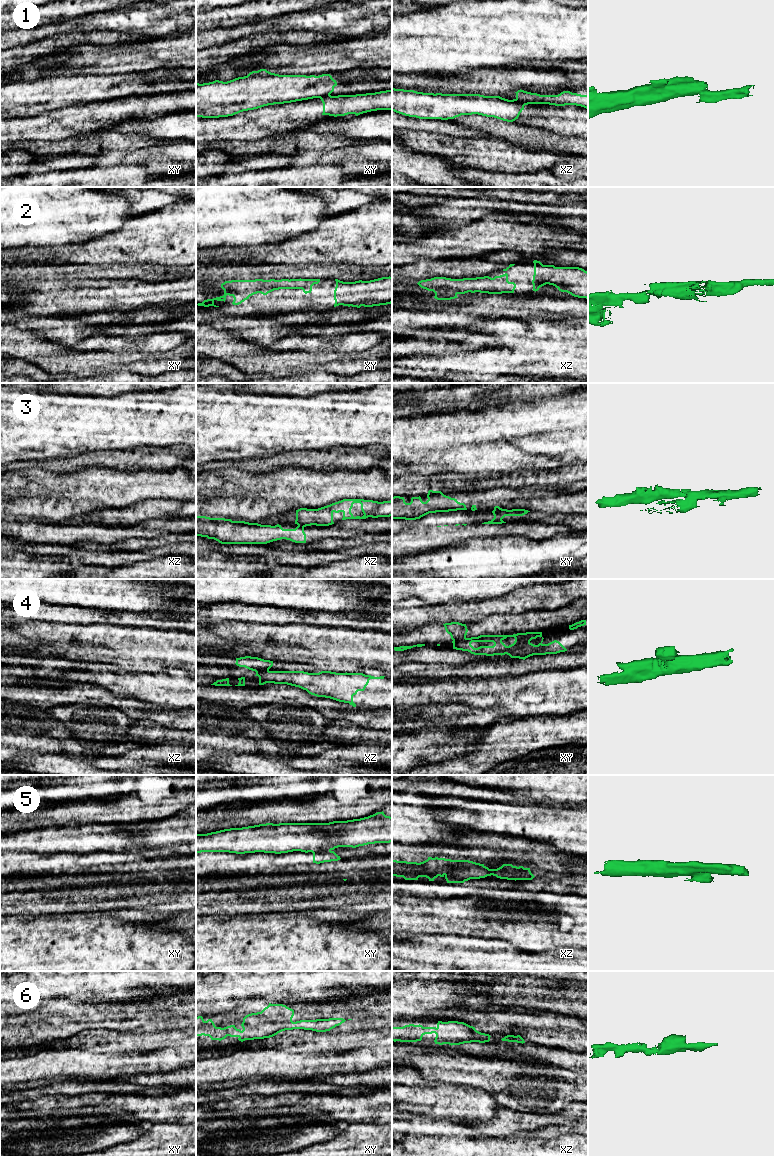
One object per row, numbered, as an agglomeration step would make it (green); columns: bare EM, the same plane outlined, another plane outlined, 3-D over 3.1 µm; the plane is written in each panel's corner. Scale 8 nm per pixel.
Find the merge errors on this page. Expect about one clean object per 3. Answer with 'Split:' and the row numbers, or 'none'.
Split: 1, 3, 4, 5

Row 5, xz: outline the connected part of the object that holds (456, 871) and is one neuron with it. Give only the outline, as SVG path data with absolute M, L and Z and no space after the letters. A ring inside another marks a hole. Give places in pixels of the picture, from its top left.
M428 857L427 860L417 862L392 860L392 876L403 877L405 880L418 880L426 877L434 881L438 876L444 877L447 883L464 883L470 879L480 879L487 876L523 875L526 871L512 864L503 864L497 869L489 869L484 864L469 860L451 860L445 858Z

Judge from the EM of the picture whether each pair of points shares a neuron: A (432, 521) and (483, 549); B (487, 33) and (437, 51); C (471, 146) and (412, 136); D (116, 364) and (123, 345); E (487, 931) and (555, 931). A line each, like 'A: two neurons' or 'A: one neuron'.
A: two neurons
B: one neuron
C: one neuron
D: two neurons
E: one neuron

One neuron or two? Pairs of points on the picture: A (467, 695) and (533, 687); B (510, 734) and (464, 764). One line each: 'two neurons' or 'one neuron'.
A: one neuron
B: one neuron

